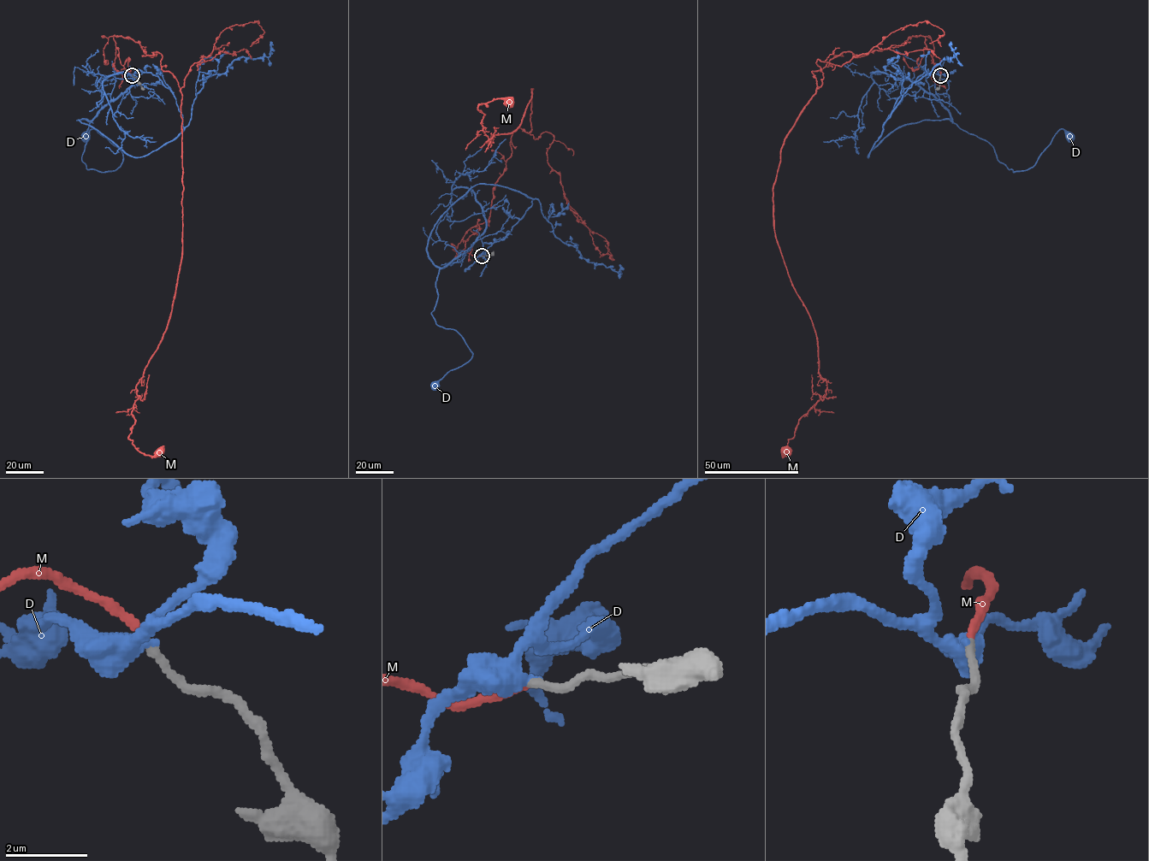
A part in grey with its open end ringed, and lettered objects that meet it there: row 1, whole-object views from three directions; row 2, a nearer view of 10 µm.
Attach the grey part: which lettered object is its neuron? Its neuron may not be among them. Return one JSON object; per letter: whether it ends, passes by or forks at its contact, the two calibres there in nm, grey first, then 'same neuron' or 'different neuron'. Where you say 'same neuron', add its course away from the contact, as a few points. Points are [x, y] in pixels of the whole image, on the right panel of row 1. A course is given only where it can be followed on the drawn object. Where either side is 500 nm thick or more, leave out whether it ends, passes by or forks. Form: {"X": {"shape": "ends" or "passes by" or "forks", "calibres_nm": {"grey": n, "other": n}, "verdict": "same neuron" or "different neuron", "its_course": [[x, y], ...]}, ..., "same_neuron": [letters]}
{"D": {"shape": "passes by", "calibres_nm": {"grey": 220, "other": 340}, "verdict": "different neuron"}, "M": {"shape": "ends", "calibres_nm": {"grey": 200, "other": 180}, "verdict": "same neuron", "its_course": [[940, 75], [920, 36], [843, 51], [812, 72], [816, 92], [780, 153], [773, 231], [826, 386], [787, 452]]}, "same_neuron": ["M"]}

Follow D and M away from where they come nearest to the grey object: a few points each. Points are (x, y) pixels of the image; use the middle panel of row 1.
D: (482, 256), (533, 199), (474, 185), (434, 227), (427, 254), (439, 271), (431, 314), (472, 352), (435, 386)
M: (482, 256), (463, 237), (533, 89), (488, 142), (477, 107), (510, 103)

